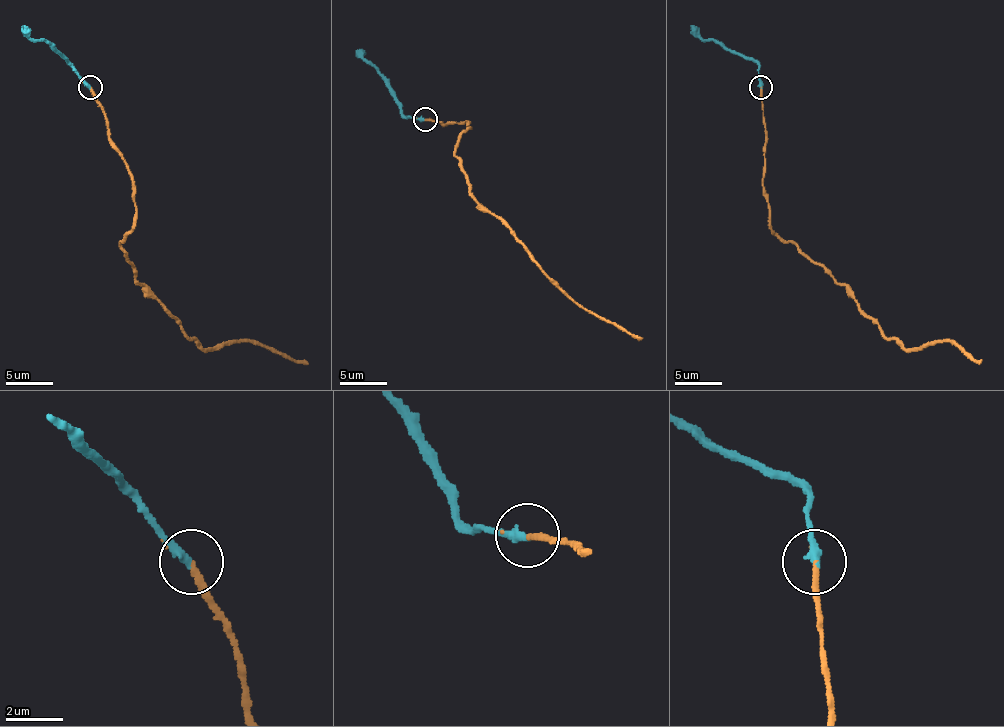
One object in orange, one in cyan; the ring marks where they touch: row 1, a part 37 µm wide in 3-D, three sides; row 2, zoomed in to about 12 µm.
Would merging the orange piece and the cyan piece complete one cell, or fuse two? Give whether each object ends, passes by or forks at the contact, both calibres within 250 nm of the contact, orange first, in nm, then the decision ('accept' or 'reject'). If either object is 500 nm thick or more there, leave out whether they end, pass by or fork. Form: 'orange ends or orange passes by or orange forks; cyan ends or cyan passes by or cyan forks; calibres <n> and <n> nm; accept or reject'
orange ends; cyan ends; calibres 220 and 340 nm; accept

